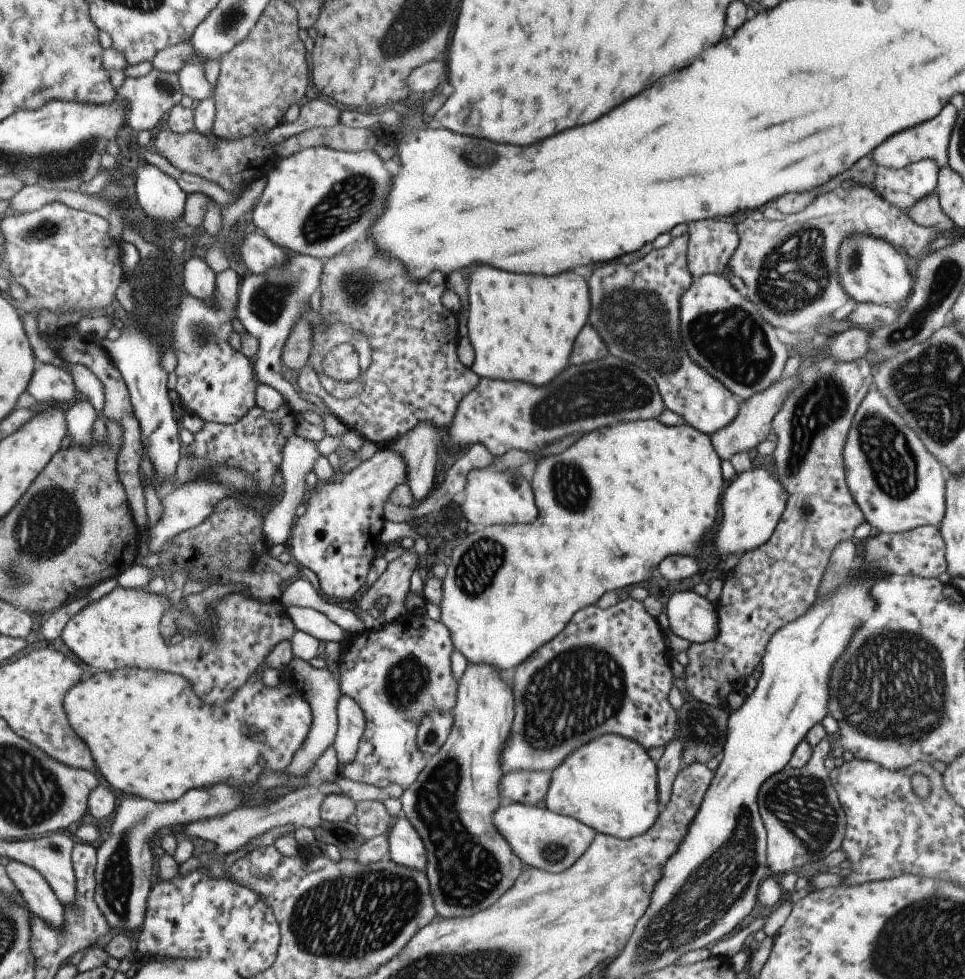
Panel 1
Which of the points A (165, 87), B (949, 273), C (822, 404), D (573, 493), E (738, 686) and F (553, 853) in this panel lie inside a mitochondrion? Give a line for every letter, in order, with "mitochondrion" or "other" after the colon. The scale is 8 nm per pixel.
A: mitochondrion
B: mitochondrion
C: mitochondrion
D: mitochondrion
E: other
F: mitochondrion

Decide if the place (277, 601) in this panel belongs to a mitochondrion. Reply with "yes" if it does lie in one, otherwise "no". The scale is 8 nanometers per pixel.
no

